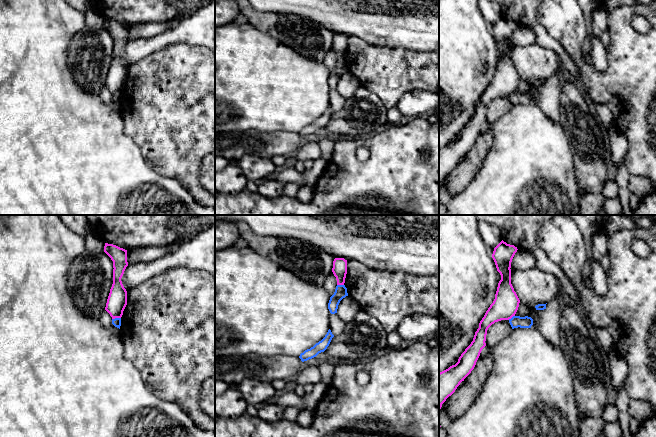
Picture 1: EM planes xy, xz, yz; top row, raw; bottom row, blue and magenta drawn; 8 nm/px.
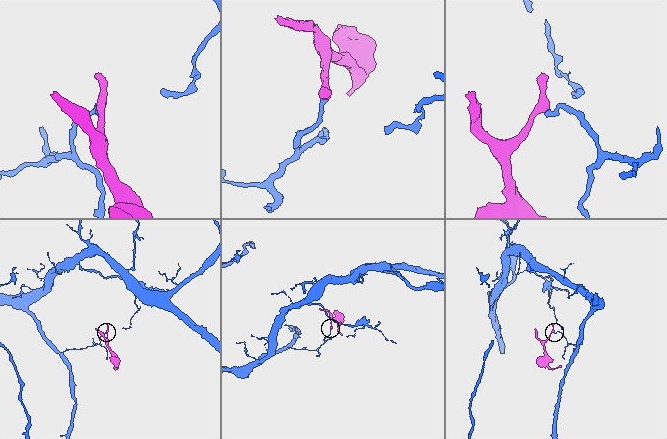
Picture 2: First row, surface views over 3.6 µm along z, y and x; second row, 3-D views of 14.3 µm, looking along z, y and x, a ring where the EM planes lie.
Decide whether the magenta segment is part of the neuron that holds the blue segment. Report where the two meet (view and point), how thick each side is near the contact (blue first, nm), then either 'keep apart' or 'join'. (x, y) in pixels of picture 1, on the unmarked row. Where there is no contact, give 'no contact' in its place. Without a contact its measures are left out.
xy (116, 94) | 70/160 nm | keep apart

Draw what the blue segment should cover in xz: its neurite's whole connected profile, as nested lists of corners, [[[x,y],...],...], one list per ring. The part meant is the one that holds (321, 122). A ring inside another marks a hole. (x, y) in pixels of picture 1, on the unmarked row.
[[[329,105],[325,113],[316,119],[313,123],[310,125],[305,126],[303,129],[300,130],[299,134],[302,138],[307,137],[309,135],[312,135],[316,133],[319,129],[324,128],[327,123],[329,122],[332,114],[334,111],[332,110],[331,106]]]

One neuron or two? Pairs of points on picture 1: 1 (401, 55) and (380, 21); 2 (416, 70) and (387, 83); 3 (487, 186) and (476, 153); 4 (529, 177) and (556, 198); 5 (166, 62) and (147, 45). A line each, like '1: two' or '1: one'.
1: two
2: one
3: two
4: one
5: two

